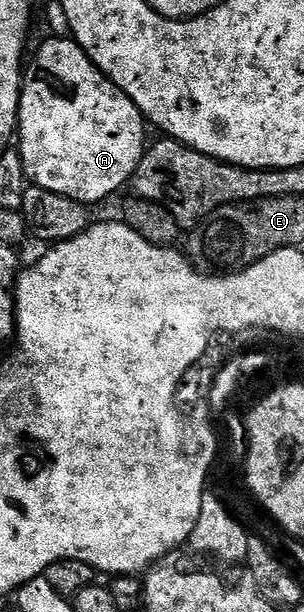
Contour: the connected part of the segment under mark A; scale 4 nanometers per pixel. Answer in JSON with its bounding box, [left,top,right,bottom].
[16,38,147,206]

